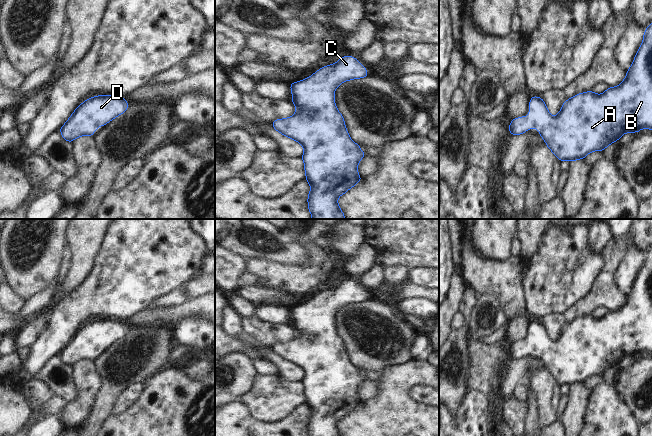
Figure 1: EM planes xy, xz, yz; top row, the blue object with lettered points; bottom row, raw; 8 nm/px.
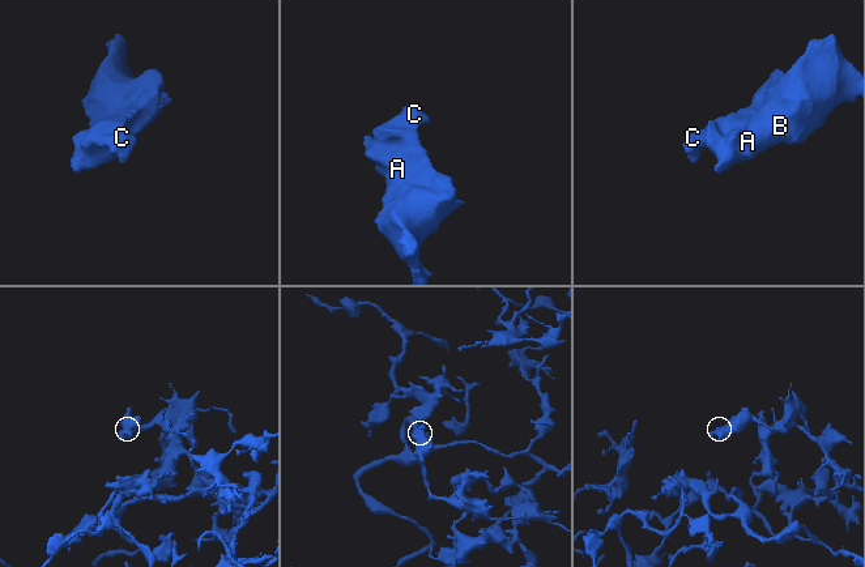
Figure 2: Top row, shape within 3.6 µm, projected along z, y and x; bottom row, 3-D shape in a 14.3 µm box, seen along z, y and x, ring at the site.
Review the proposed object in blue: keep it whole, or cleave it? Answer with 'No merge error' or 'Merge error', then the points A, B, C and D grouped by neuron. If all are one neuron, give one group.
No merge error. Groups: A B C D

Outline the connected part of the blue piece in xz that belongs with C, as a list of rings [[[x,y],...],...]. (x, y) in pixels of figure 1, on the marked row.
[[[350,55],[341,57],[335,64],[320,68],[311,77],[291,83],[296,113],[272,123],[276,131],[304,147],[301,159],[305,164],[305,180],[311,185],[307,201],[312,219],[345,219],[337,199],[362,180],[357,165],[366,153],[351,140],[343,116],[335,105],[334,92],[345,81],[368,76],[367,69],[356,58]]]

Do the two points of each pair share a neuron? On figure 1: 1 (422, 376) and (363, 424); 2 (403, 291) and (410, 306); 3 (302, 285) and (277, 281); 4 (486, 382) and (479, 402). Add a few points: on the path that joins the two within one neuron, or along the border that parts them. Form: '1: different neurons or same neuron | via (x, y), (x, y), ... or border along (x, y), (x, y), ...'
1: same neuron | via (407, 380), (378, 409)
2: different neurons | border along (428, 299), (406, 298), (399, 301)
3: same neuron | via (296, 280), (283, 280)
4: different neurons | border along (469, 390), (479, 390), (486, 395)

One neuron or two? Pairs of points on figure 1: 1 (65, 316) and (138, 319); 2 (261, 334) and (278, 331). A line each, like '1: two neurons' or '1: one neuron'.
1: two neurons
2: one neuron

